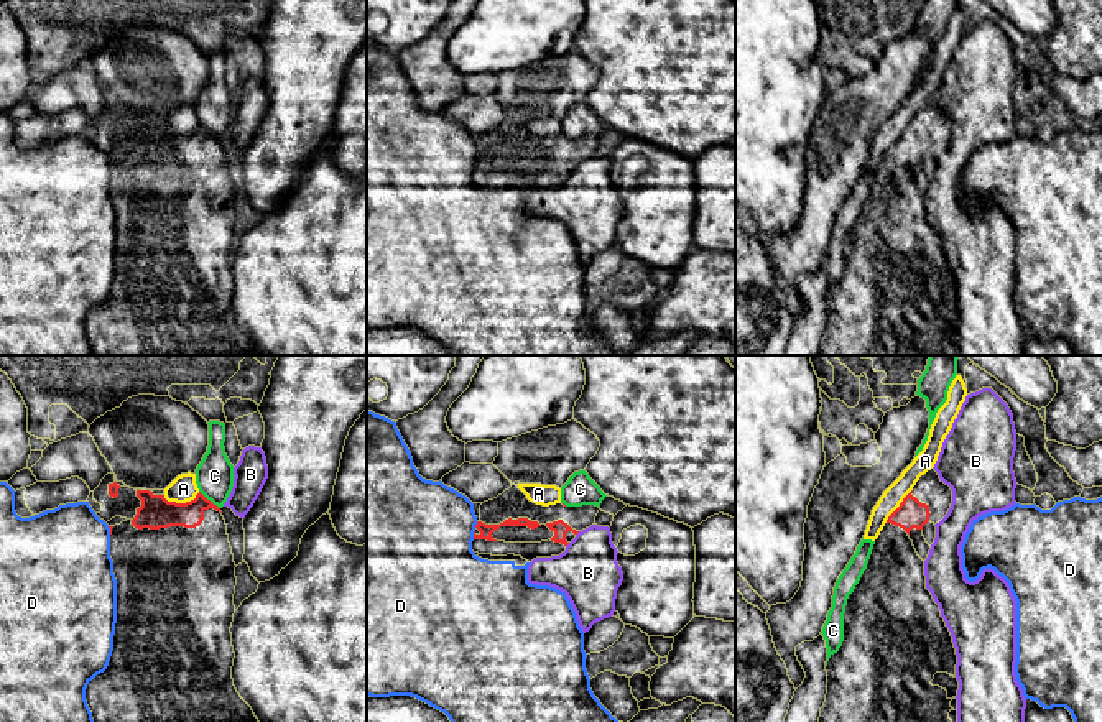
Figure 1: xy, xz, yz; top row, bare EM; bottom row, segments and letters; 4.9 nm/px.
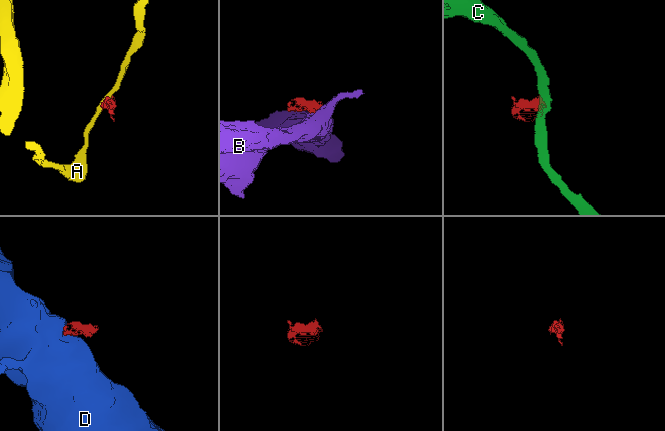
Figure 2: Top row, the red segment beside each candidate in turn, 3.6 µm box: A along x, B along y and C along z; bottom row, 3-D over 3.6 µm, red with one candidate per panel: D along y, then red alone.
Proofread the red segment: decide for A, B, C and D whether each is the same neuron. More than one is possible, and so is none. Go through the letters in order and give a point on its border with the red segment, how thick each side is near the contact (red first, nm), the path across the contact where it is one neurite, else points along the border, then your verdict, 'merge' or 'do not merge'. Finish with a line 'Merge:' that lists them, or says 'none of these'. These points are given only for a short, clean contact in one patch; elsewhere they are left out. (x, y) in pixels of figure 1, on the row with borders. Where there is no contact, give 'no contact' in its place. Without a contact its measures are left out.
A: xy (181, 504) | 160/130 nm | along xy (199, 492), (185, 502), (168, 502), (163, 497) | do not merge
B: no contact | do not merge
C: xy (209, 500) | 140/190 nm | along xy (199, 490), (219, 509) | do not merge
D: xz (474, 535) | 60/480 nm | along xz (474, 530), (472, 538) | do not merge
Merge: none of these

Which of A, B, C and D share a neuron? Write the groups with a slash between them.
A / B / C / D

